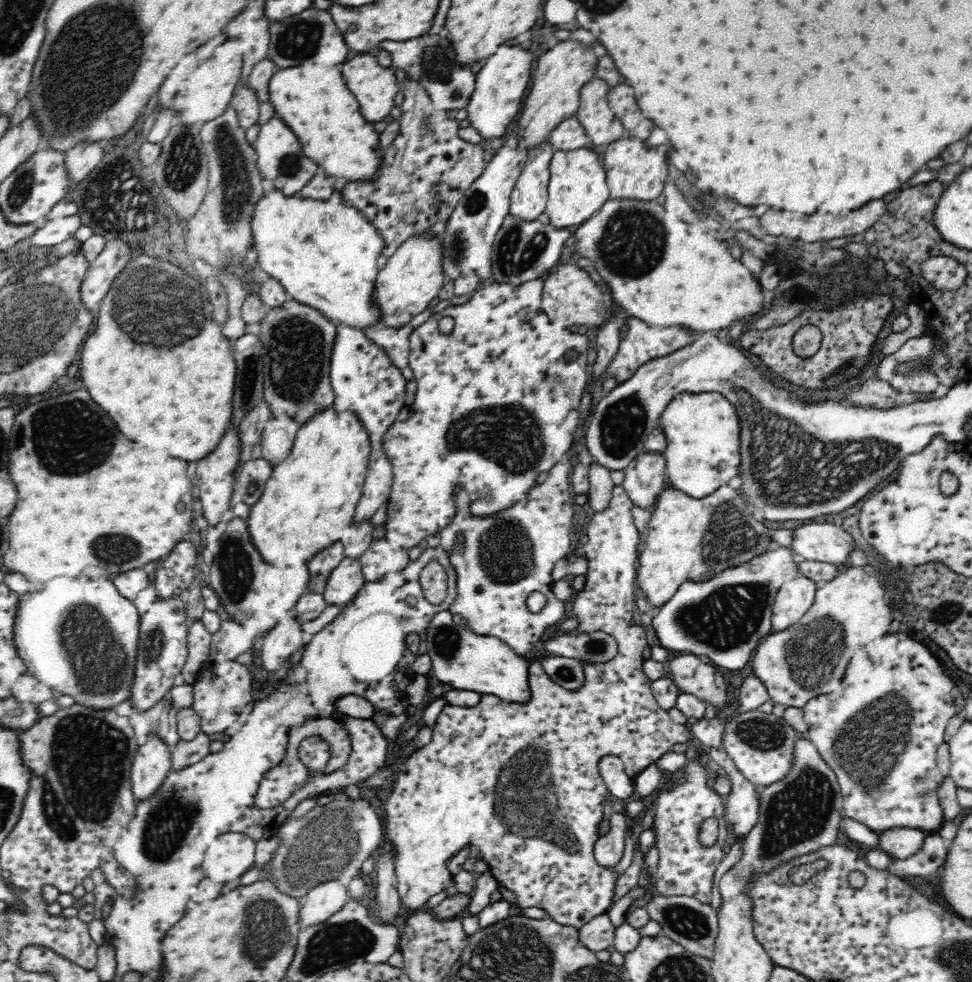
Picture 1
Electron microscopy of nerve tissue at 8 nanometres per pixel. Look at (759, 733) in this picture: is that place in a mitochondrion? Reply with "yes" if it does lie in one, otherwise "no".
yes

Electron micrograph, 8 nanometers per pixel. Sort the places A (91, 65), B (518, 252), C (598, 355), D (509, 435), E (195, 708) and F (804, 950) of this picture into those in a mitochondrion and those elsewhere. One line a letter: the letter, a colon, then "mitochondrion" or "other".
A: mitochondrion
B: mitochondrion
C: other
D: mitochondrion
E: other
F: other

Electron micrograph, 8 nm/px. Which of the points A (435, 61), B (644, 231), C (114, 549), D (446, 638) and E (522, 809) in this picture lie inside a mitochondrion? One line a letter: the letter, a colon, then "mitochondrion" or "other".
A: mitochondrion
B: mitochondrion
C: mitochondrion
D: mitochondrion
E: mitochondrion

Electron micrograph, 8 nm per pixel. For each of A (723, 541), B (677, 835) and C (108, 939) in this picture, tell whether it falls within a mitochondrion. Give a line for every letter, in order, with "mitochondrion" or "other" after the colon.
A: mitochondrion
B: other
C: other

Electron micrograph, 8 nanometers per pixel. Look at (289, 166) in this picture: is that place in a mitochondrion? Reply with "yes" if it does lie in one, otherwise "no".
yes

